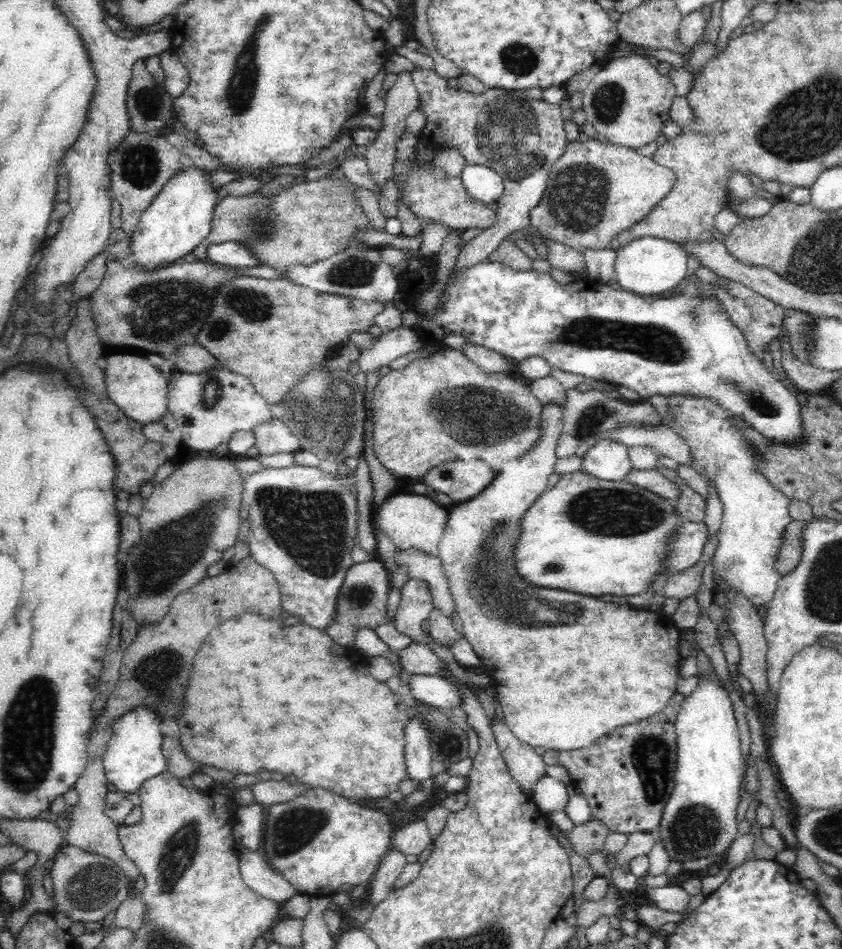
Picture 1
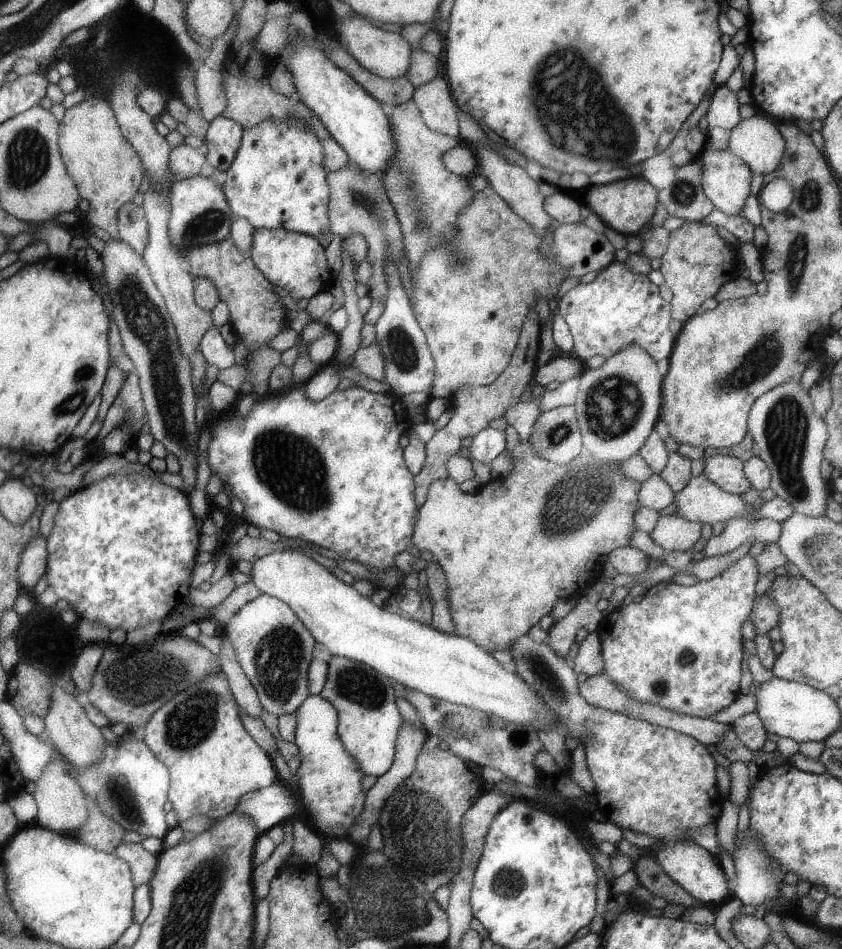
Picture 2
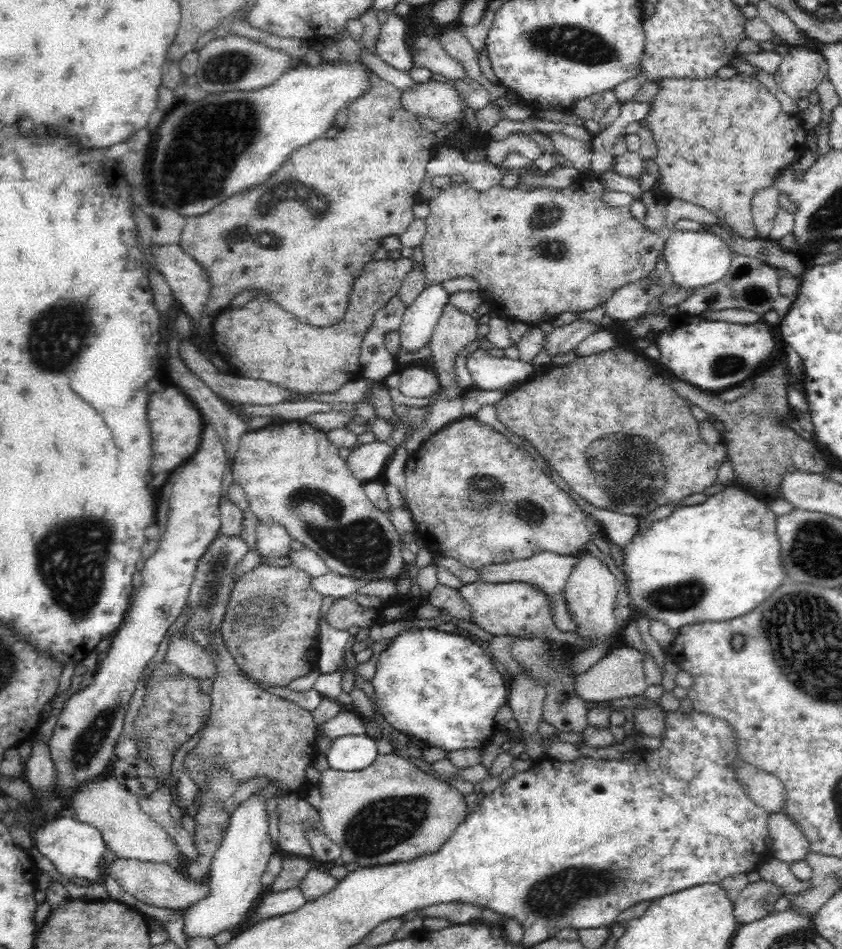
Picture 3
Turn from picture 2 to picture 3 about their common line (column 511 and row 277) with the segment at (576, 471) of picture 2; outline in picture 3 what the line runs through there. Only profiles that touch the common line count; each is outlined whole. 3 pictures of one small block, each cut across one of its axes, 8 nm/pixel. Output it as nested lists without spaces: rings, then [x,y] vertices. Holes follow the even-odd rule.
[[[583,175],[575,182],[565,188],[556,189],[553,187],[536,187],[526,190],[521,190],[518,187],[505,188],[500,184],[492,186],[486,192],[476,192],[470,185],[469,181],[461,180],[458,177],[449,183],[448,176],[437,176],[433,178],[433,186],[440,189],[438,196],[434,196],[426,203],[430,207],[430,213],[425,218],[426,233],[418,249],[418,256],[421,262],[424,263],[426,273],[426,285],[433,285],[434,283],[450,280],[451,278],[460,278],[460,276],[471,276],[478,282],[483,300],[491,303],[500,303],[503,306],[502,316],[506,316],[509,321],[518,321],[527,323],[529,325],[545,326],[554,320],[562,312],[576,312],[581,313],[598,307],[605,302],[617,291],[626,284],[636,282],[646,276],[651,276],[655,270],[656,260],[662,253],[665,247],[666,237],[656,231],[644,227],[642,221],[637,220],[630,213],[629,206],[608,207],[606,201],[602,201],[602,194],[604,194],[604,185],[598,182],[598,177],[592,175]]]

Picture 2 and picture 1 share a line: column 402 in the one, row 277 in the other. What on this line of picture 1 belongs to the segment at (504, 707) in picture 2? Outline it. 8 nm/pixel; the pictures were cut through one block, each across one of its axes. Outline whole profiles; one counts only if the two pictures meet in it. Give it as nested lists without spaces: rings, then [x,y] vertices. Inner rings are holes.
[[[643,236],[629,241],[616,250],[614,274],[622,289],[639,295],[654,296],[676,288],[680,282],[686,282],[687,260],[688,253],[678,243],[653,236]]]

